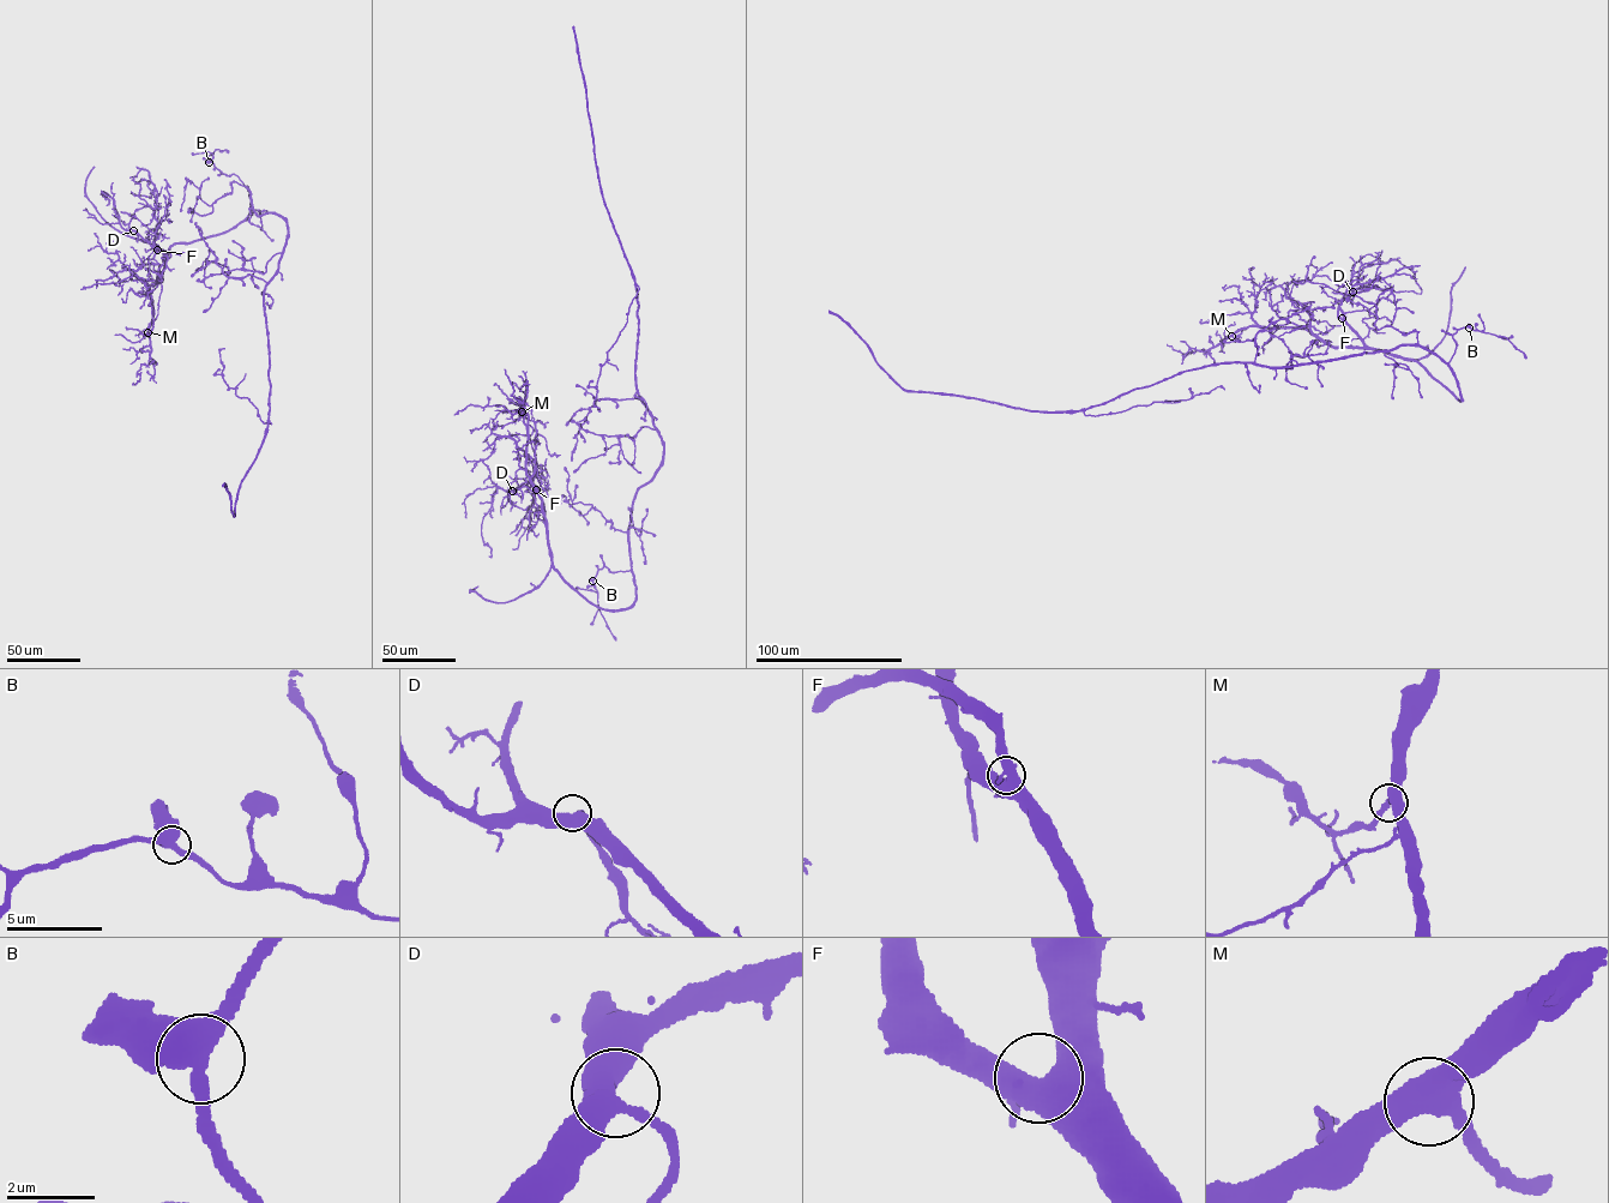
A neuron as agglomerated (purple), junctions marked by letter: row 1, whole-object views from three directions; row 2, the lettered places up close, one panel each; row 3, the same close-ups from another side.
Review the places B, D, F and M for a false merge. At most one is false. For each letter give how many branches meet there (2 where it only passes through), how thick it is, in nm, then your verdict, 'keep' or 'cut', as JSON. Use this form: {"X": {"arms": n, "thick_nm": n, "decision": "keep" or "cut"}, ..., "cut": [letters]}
{"B": {"arms": 3, "thick_nm": 480, "decision": "keep"}, "D": {"arms": 3, "thick_nm": 440, "decision": "keep"}, "F": {"arms": 3, "thick_nm": 480, "decision": "keep"}, "M": {"arms": 3, "thick_nm": 500, "decision": "keep"}, "cut": []}

